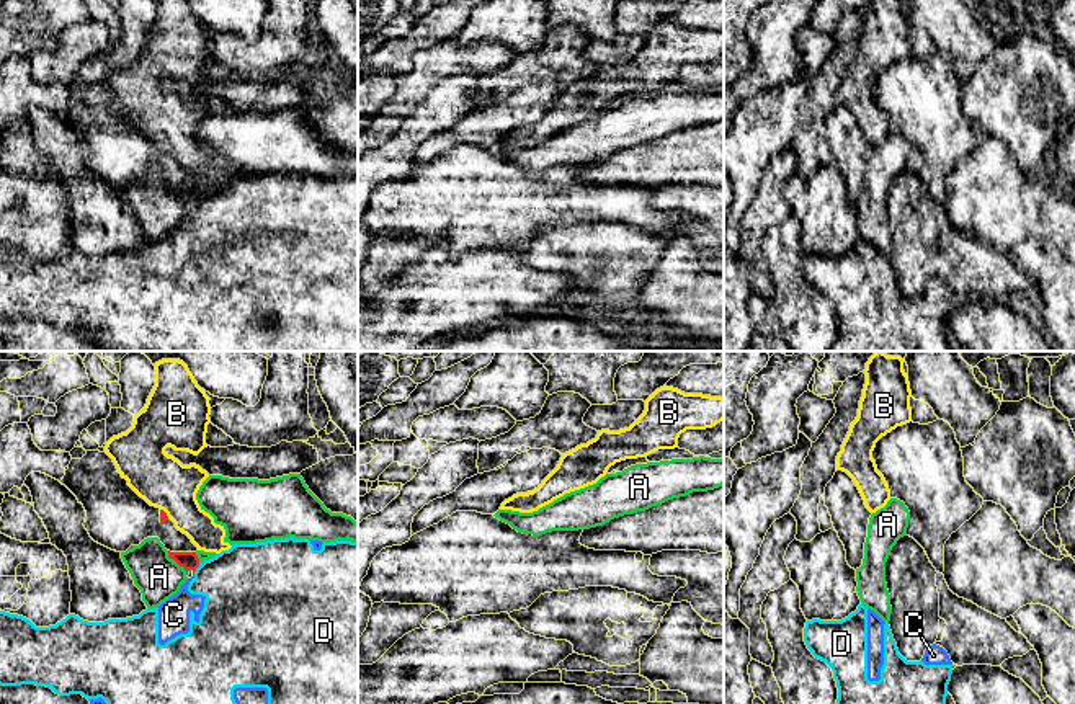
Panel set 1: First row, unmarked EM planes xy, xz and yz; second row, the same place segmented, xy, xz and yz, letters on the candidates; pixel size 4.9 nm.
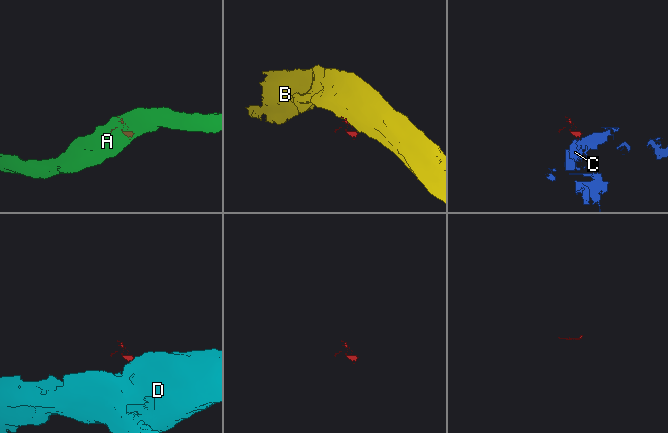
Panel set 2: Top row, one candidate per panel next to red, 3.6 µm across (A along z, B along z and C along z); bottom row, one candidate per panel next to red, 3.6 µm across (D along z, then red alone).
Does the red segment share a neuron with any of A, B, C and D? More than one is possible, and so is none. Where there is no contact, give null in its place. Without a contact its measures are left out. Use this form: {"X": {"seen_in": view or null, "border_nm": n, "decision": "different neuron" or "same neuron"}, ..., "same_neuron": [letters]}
{"A": {"seen_in": "xy", "border_nm": 140, "decision": "different neuron"}, "B": {"seen_in": "xy", "border_nm": 70, "decision": "different neuron"}, "C": {"seen_in": null, "decision": "different neuron"}, "D": {"seen_in": "xy", "border_nm": 60, "decision": "different neuron"}, "same_neuron": []}

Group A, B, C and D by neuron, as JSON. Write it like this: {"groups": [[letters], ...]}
{"groups": [["A"], ["B"], ["C", "D"]]}

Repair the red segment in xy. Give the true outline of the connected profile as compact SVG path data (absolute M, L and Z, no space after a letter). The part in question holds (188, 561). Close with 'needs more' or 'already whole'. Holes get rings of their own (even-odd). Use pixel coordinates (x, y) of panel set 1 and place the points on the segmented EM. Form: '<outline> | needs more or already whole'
M87 451L82 459L72 459L60 483L83 505L87 511L83 526L95 542L116 552L126 552L147 537L158 537L168 550L168 557L183 567L188 580L191 580L199 567L198 547L186 534L175 528L175 523L163 510L150 506L127 485L127 480L121 477L106 452Z | needs more

